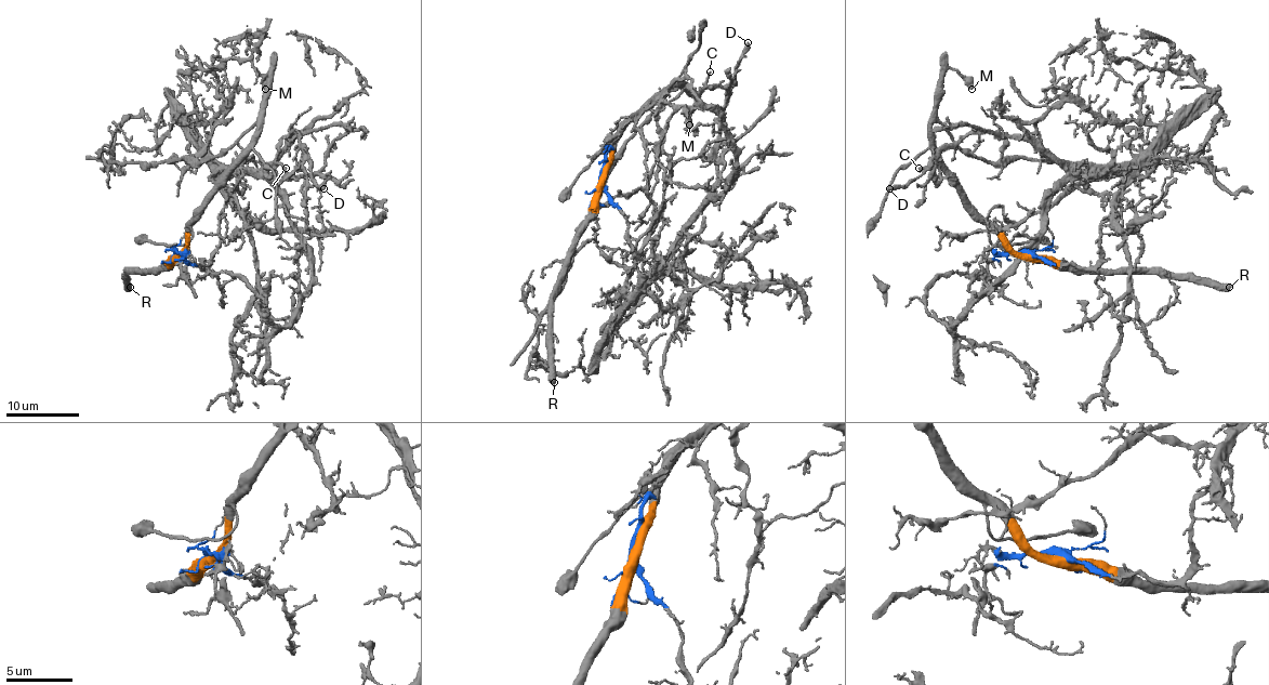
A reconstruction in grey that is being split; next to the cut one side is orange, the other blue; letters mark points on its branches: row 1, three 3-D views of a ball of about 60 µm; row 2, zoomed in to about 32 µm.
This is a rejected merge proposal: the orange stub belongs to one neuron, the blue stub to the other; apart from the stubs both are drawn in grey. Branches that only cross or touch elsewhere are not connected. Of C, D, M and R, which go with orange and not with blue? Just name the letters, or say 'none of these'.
M, R

